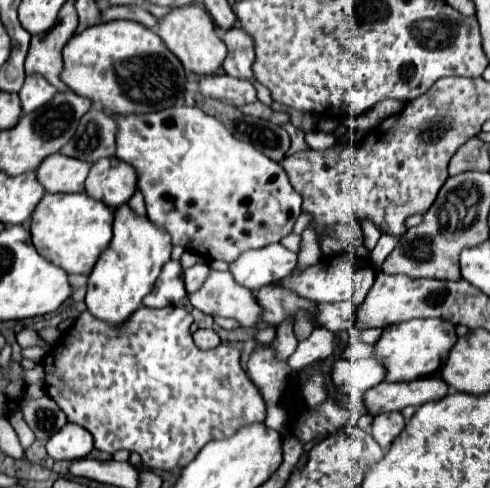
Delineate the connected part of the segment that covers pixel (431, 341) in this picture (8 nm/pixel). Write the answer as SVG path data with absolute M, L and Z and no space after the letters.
M413 320L401 326L387 326L379 342L375 344L373 358L377 358L377 362L385 366L385 382L409 382L435 374L445 364L455 342L455 324L451 324L449 320Z

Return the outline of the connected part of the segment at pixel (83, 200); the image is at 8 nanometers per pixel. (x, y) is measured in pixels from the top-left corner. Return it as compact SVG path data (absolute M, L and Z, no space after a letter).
M45 194L45 198L37 206L37 214L33 214L31 222L31 234L33 234L33 244L37 246L37 252L43 254L49 262L55 266L65 268L69 274L89 274L99 260L99 256L109 248L111 238L113 238L113 218L115 212L105 204L95 198L89 198L89 194Z

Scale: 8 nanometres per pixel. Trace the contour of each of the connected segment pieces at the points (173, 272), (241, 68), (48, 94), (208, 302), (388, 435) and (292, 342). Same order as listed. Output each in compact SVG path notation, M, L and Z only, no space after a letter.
M169 260L167 266L163 266L161 278L157 280L157 290L145 298L145 306L149 308L167 308L175 306L187 296L185 284L183 284L183 268L179 262Z
M241 28L227 30L223 34L223 42L227 44L227 50L229 50L223 62L223 70L229 76L241 78L241 80L255 80L255 74L253 74L255 50L249 34L245 34Z
M25 78L23 88L19 90L19 98L21 98L21 106L23 106L23 114L29 114L37 108L41 108L43 104L47 104L57 90L53 90L53 86L49 86L49 82L45 82L43 78Z
M211 270L203 286L189 296L189 302L209 316L235 318L245 328L259 324L251 290L237 284L231 272Z
M383 412L383 414L373 416L373 432L371 434L377 440L377 444L383 450L387 450L403 428L405 428L405 420L403 420L401 412Z
M285 322L277 326L277 338L273 340L273 344L277 348L277 358L287 358L295 352L299 340L293 334L293 322Z

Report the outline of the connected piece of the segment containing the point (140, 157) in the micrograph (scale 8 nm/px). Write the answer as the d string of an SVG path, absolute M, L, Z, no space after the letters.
M171 106L149 114L113 114L117 122L117 158L129 162L141 178L147 218L167 230L171 242L205 260L233 262L241 252L285 238L301 214L303 198L289 184L287 172L265 154L237 140L217 118L197 106Z

